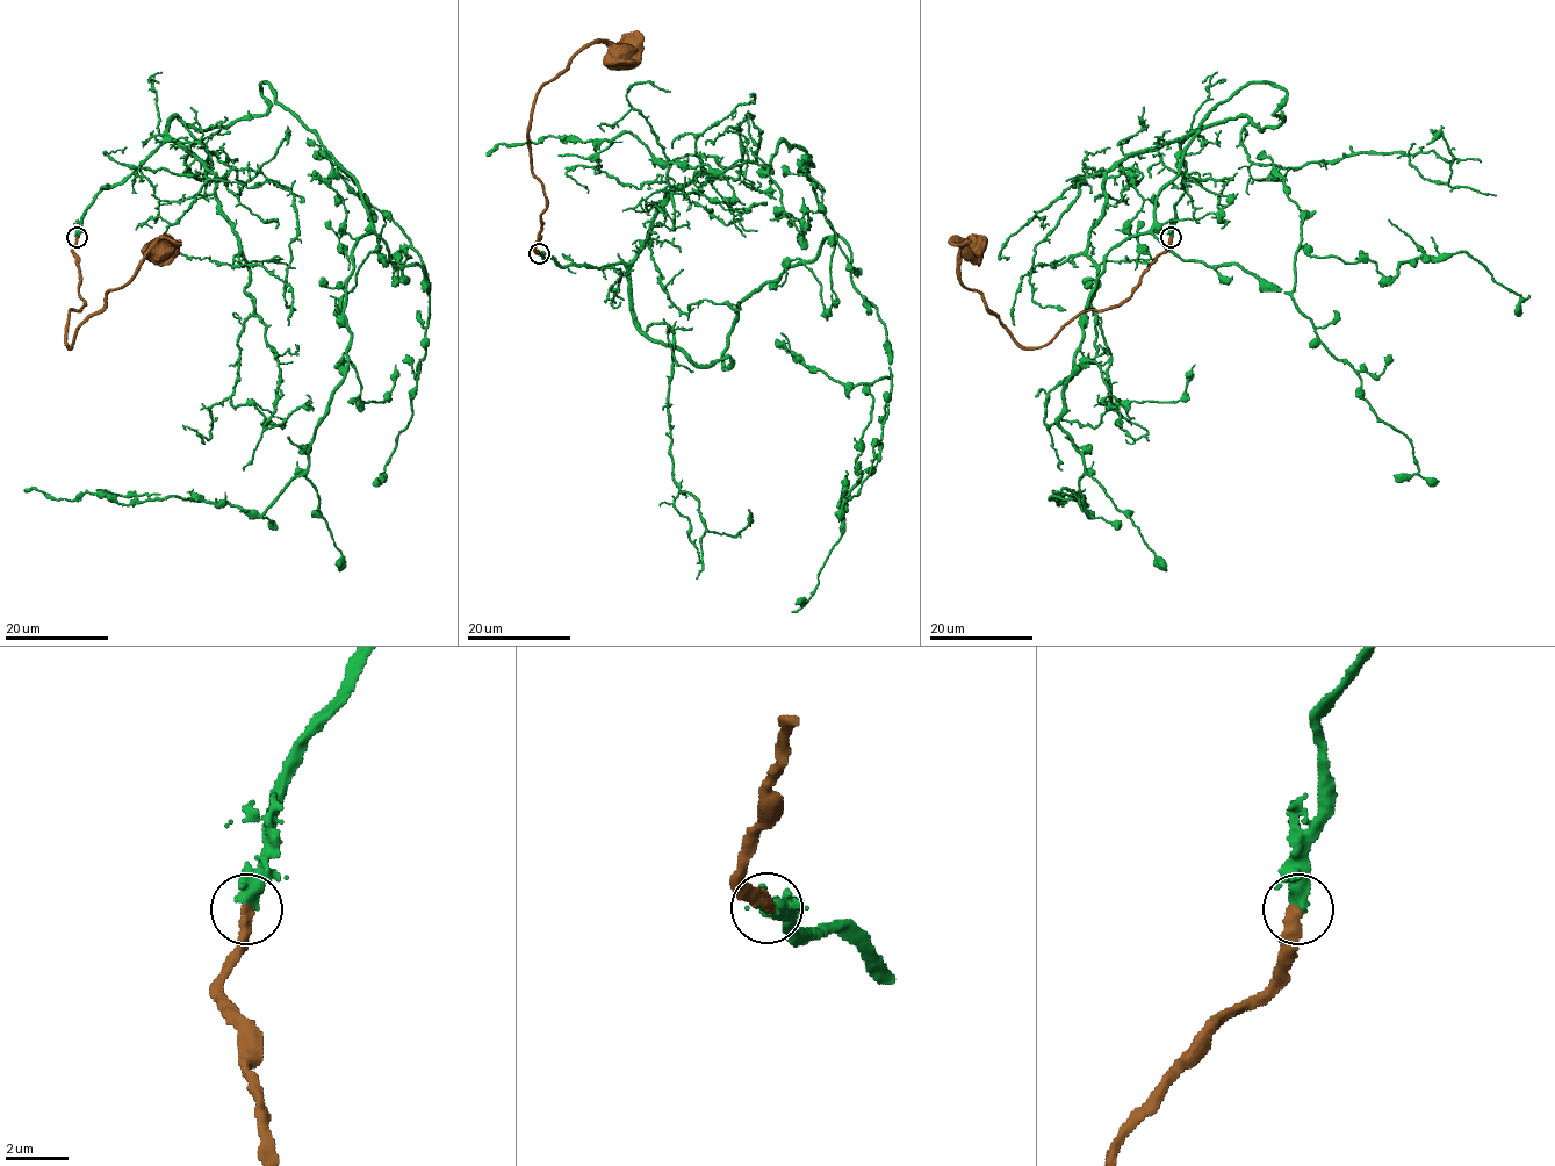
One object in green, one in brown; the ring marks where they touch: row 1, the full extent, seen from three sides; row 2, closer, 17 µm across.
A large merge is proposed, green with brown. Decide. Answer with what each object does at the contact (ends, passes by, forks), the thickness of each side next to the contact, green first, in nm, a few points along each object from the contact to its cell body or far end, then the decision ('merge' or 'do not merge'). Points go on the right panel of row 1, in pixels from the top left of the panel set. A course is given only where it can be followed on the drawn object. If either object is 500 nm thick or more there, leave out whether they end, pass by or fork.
calibres 550 and 380 nm; course green (1172, 237), (1180, 144), (1283, 90), (1223, 100), (1107, 254), (1072, 490); course brown (1172, 237), (1125, 299), (1081, 311), (1037, 347), (1024, 347), (983, 296), (960, 282), (959, 259), (973, 246); merge

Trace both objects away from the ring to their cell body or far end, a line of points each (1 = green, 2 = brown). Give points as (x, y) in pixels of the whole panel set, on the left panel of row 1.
1: (77, 237), (173, 117), (266, 113), (261, 84), (372, 229), (347, 371), (261, 513), (23, 490)
2: (77, 237), (73, 254), (84, 304), (69, 311), (69, 347), (74, 331), (105, 306), (105, 296), (160, 246)

